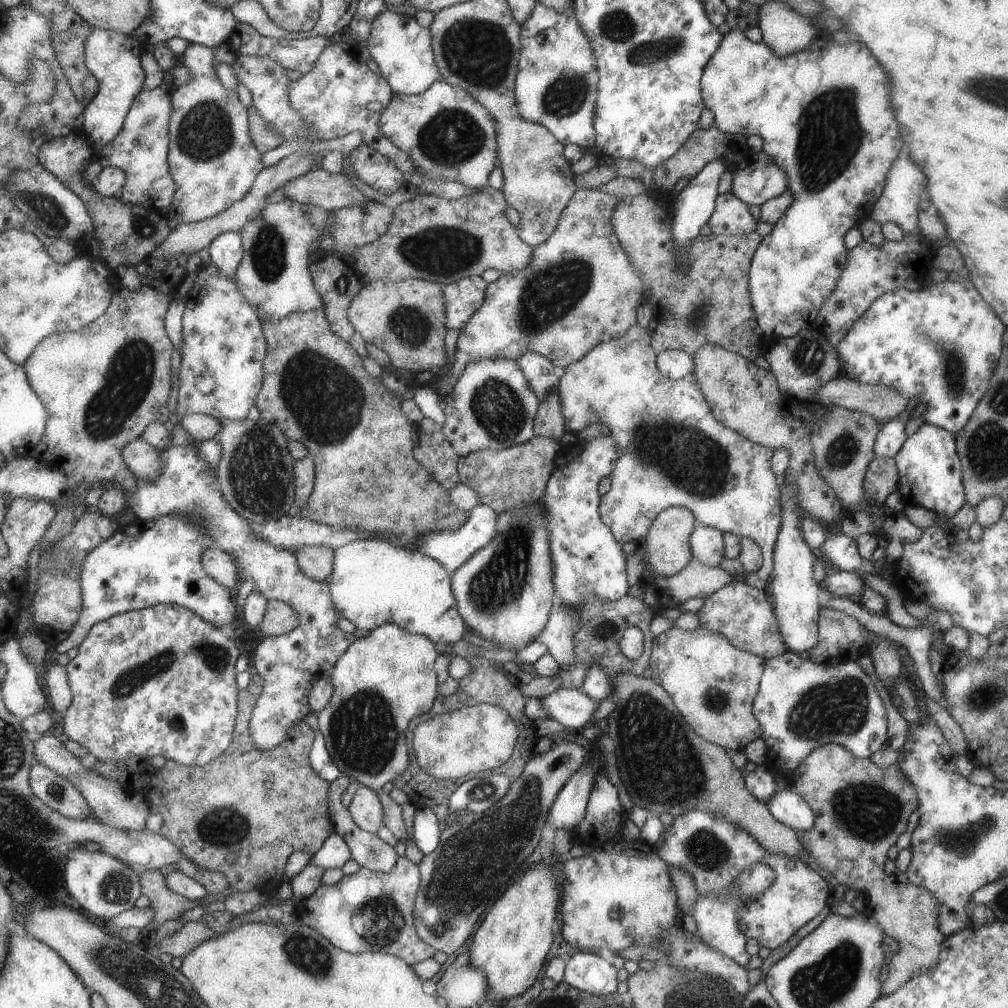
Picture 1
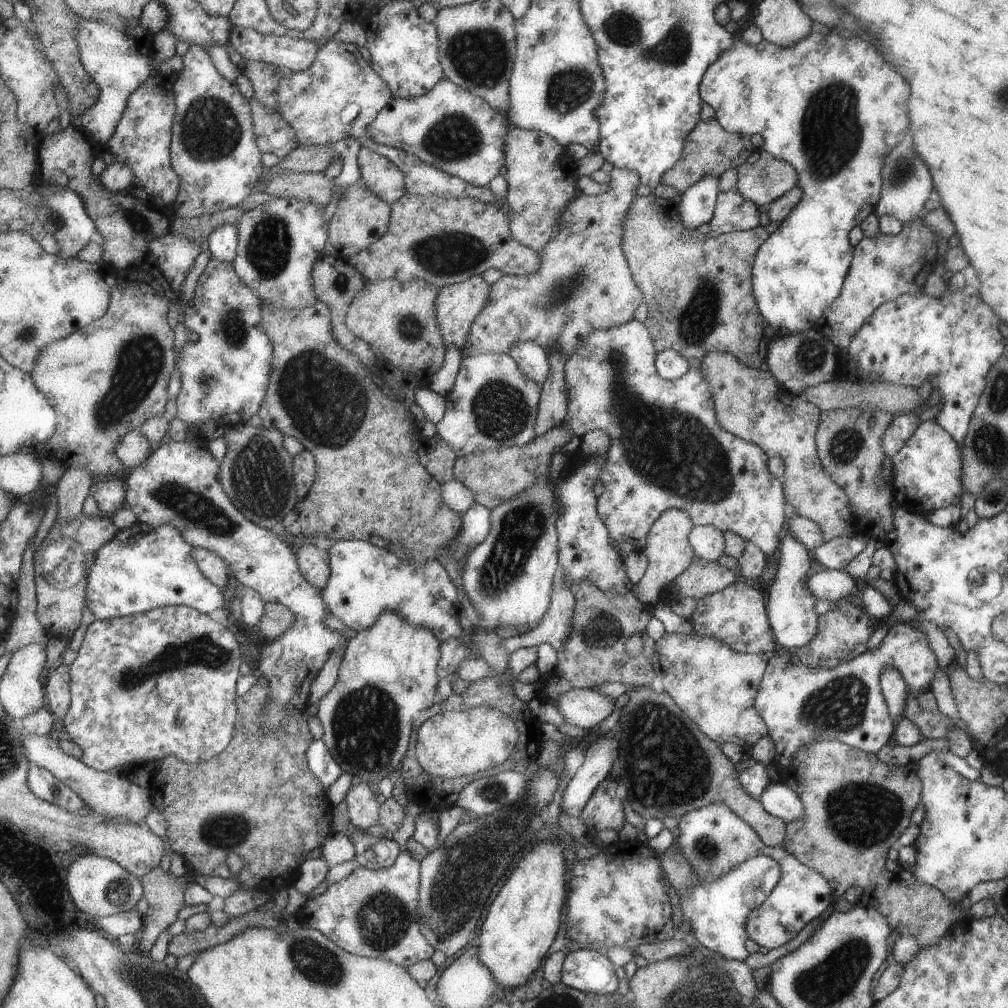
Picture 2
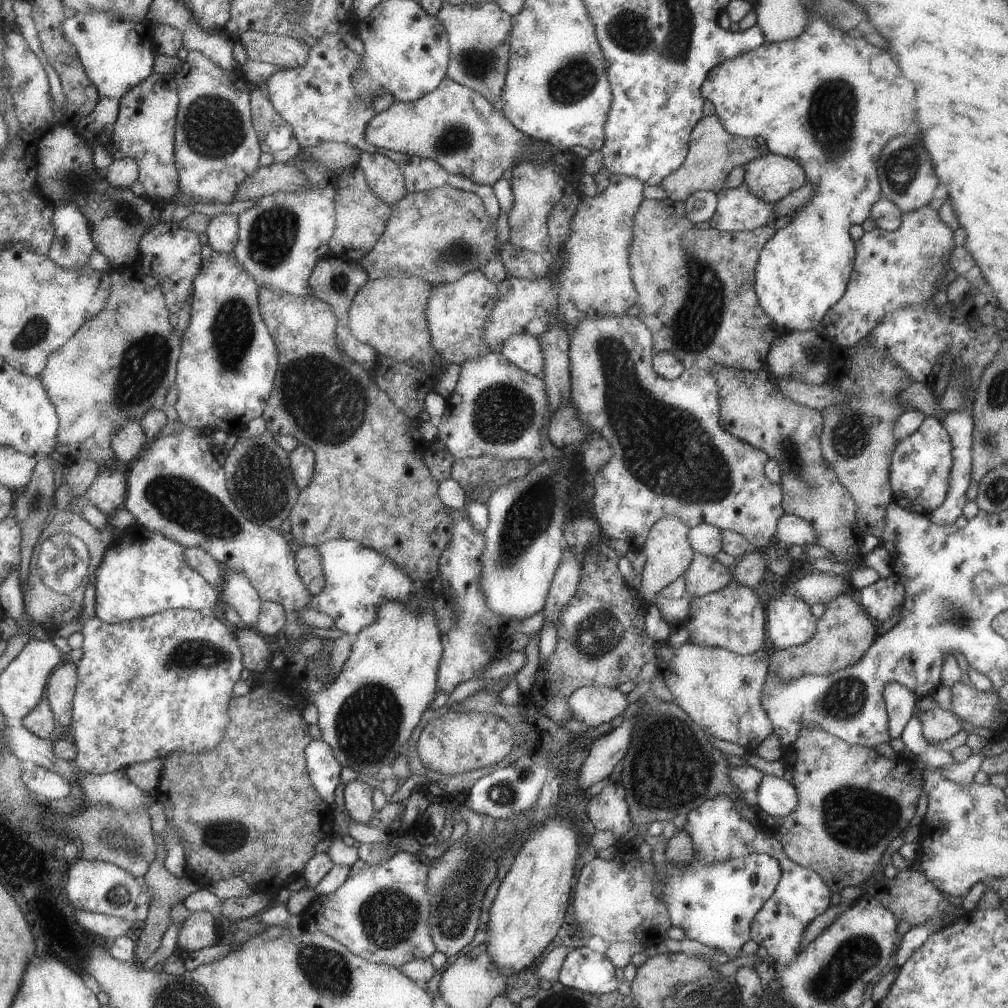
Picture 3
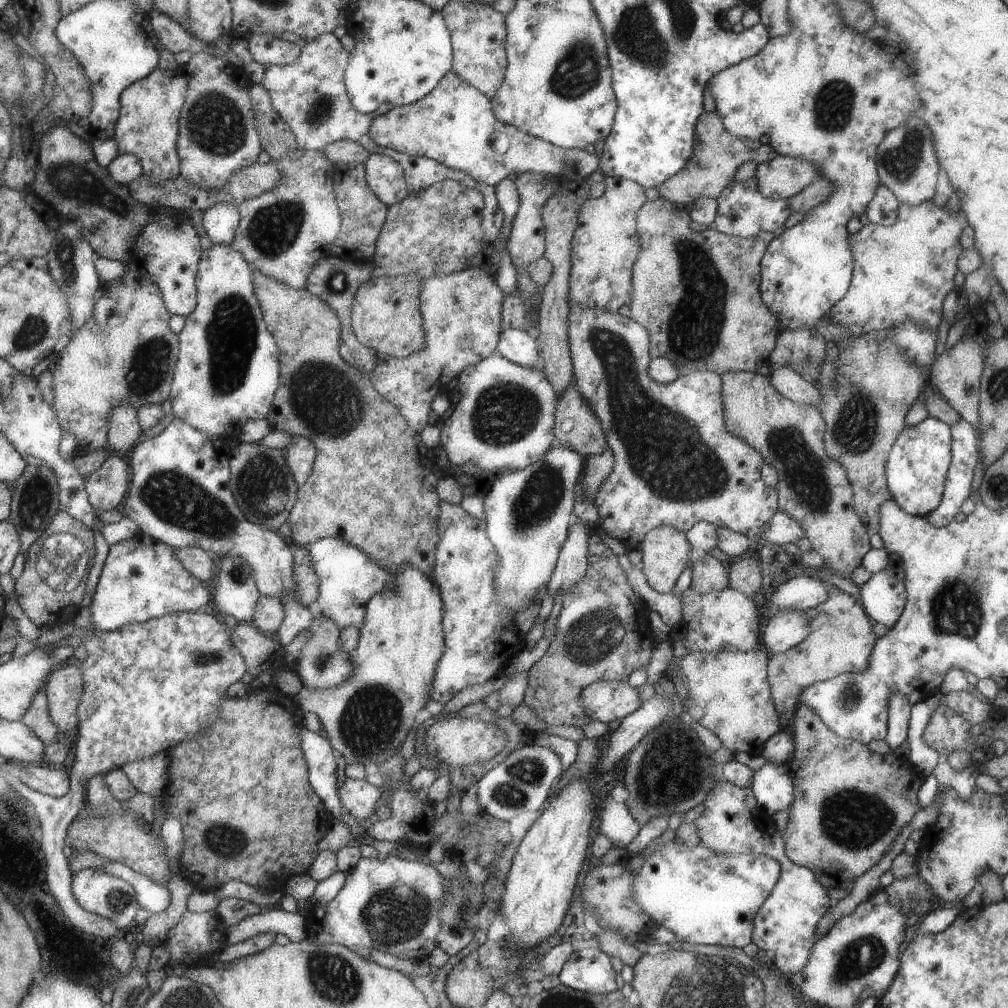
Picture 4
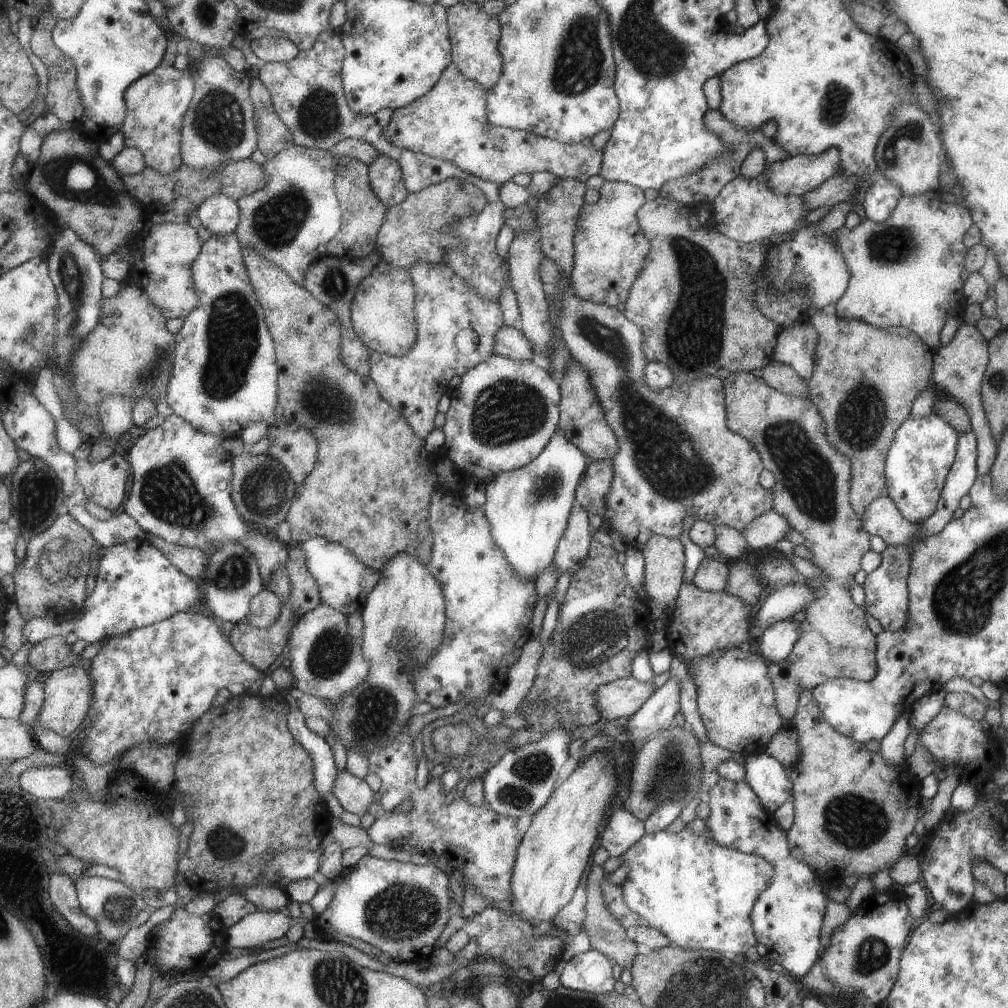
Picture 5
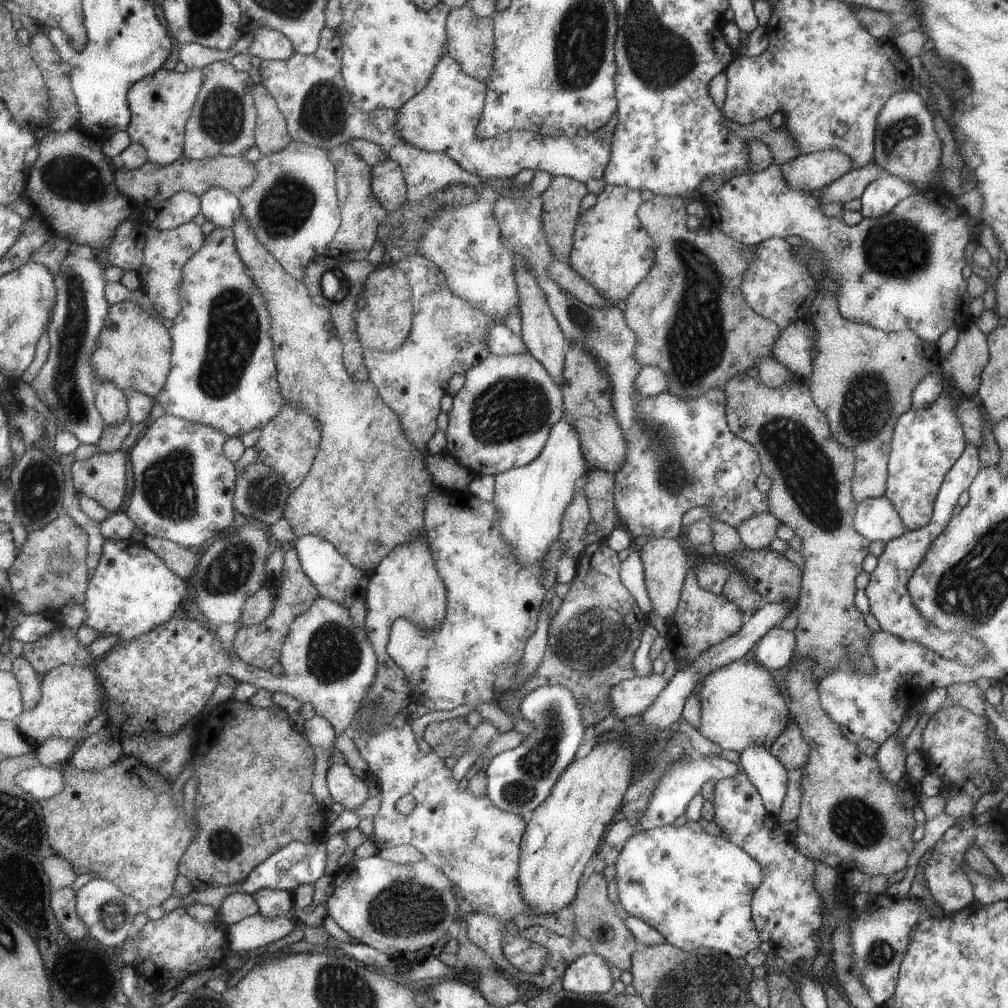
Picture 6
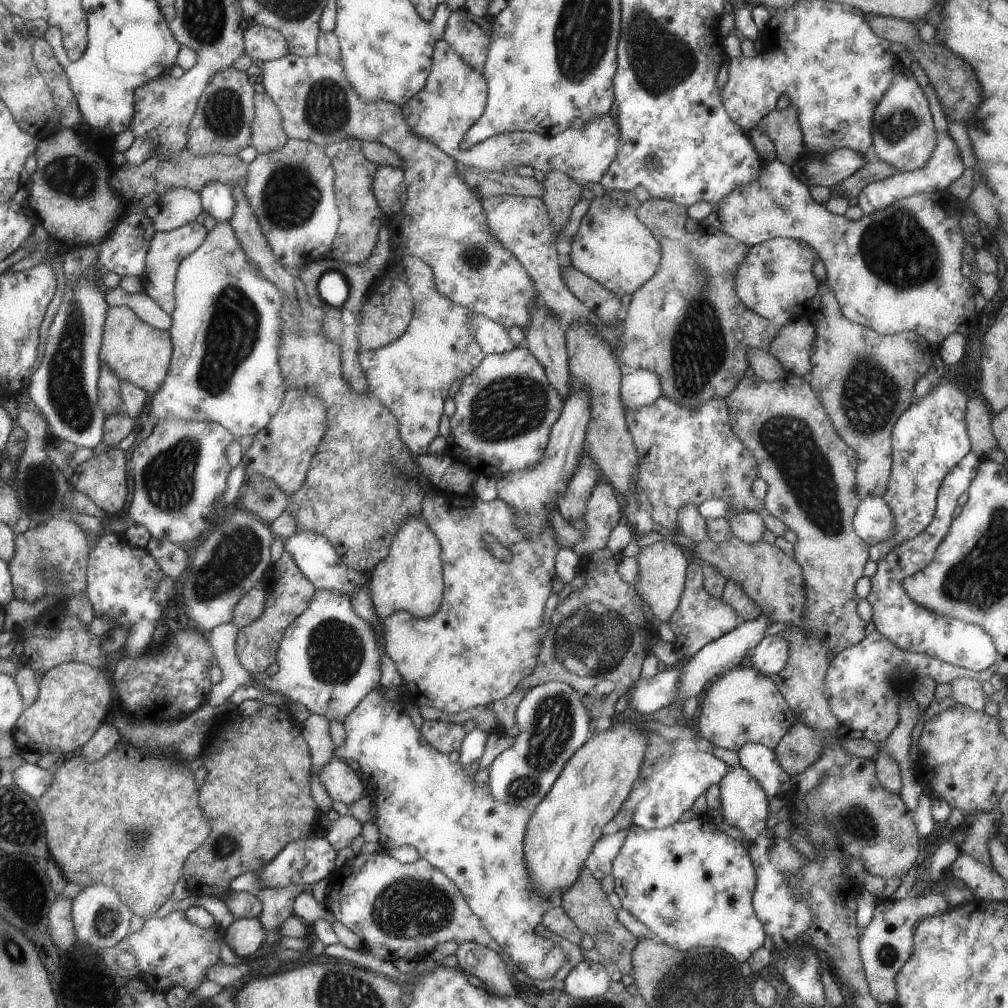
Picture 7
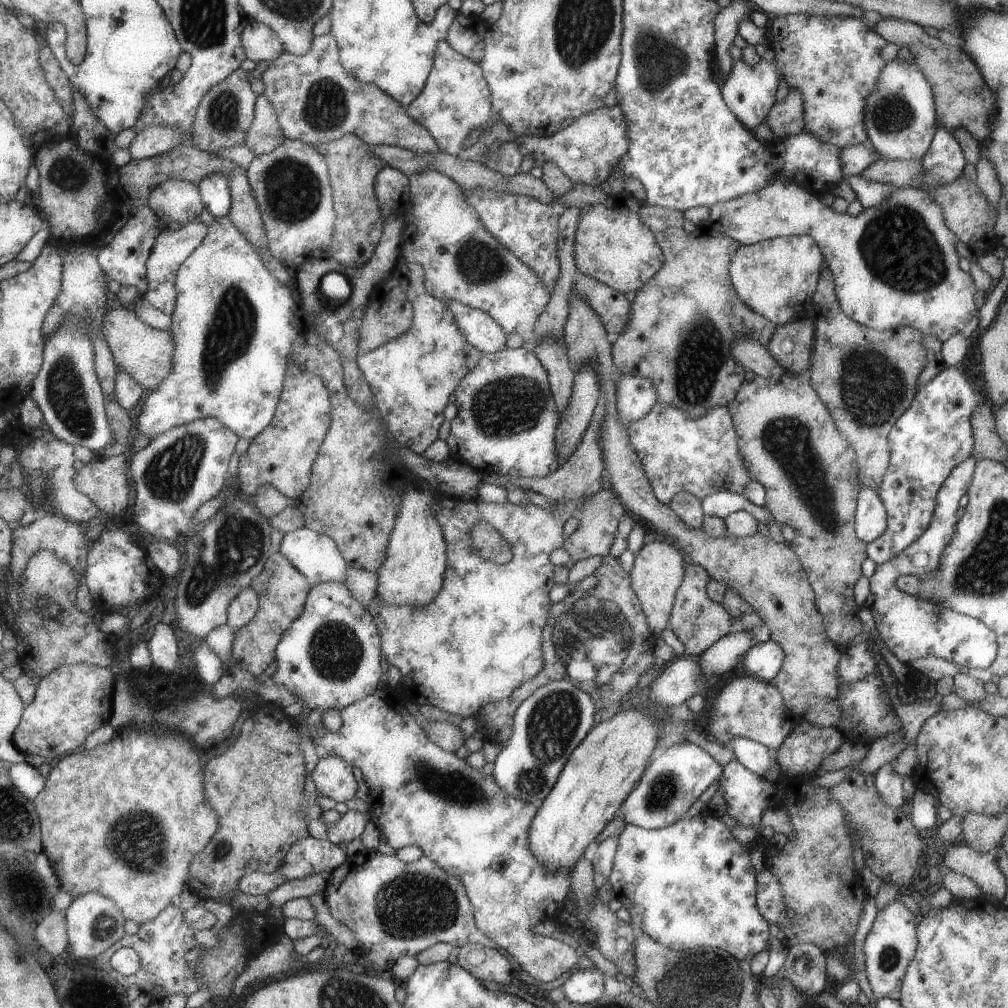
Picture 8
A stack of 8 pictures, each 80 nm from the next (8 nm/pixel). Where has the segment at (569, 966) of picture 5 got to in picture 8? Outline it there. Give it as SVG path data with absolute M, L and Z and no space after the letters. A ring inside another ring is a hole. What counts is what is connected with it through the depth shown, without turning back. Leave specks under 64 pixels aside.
M590 965L585 970L575 969L571 976L563 982L564 996L572 1003L590 1003L597 1000L604 990L605 976Z

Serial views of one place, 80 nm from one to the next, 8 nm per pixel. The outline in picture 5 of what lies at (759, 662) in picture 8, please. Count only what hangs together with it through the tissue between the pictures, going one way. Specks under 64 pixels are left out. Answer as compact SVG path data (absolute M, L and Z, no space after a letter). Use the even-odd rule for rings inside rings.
M790 618L770 624L758 639L759 652L768 664L783 660L800 633L800 624Z

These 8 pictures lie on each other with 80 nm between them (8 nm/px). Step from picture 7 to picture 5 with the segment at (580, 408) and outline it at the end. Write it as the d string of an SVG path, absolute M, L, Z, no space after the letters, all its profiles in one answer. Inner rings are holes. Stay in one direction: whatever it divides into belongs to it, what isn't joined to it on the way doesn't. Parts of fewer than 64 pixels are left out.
M555 429L541 454L521 468L498 473L487 484L485 502L480 506L490 524L494 543L502 548L509 566L524 580L536 577L554 560L558 540L565 534L573 490L586 470L586 455Z

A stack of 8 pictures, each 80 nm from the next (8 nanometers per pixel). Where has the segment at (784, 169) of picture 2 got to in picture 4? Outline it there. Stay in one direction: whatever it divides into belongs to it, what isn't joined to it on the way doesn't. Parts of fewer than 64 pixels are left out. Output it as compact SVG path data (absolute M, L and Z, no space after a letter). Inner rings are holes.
M775 155L775 158L764 163L758 163L753 178L758 185L758 191L768 199L787 199L796 192L808 186L808 184L820 176L820 167L806 160L796 159L793 157L784 157Z

